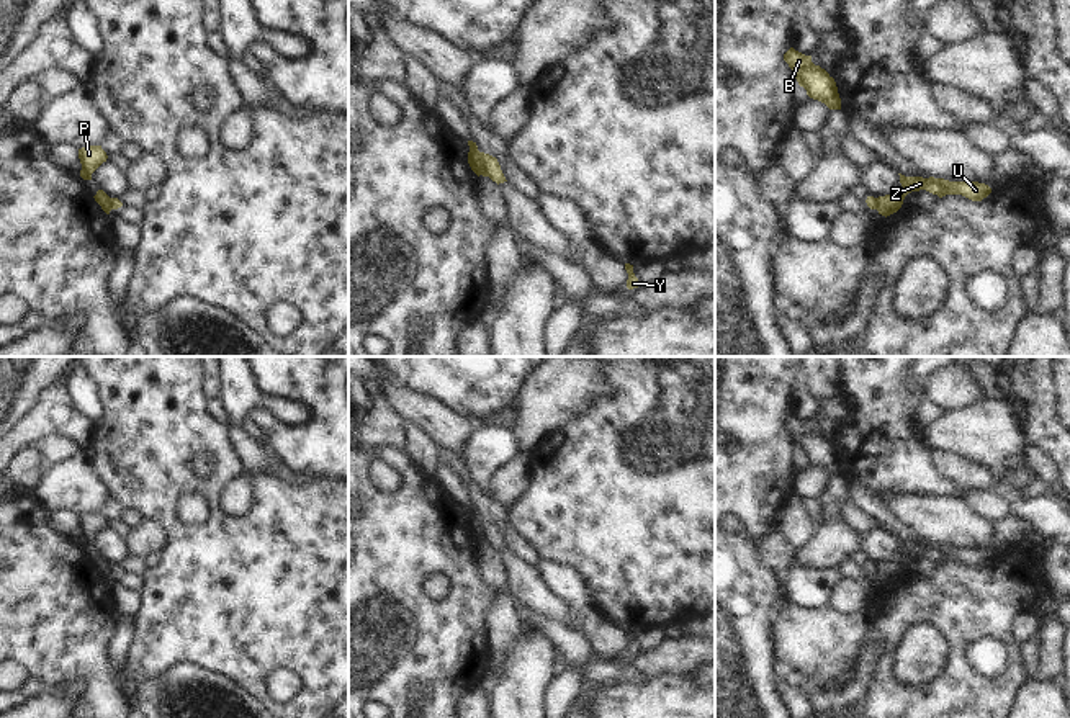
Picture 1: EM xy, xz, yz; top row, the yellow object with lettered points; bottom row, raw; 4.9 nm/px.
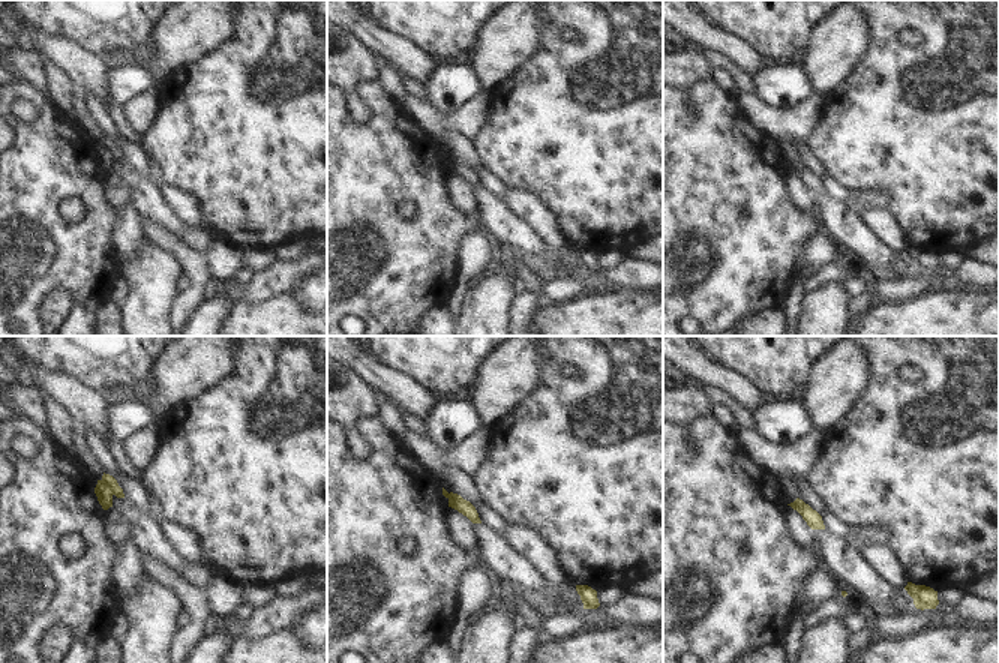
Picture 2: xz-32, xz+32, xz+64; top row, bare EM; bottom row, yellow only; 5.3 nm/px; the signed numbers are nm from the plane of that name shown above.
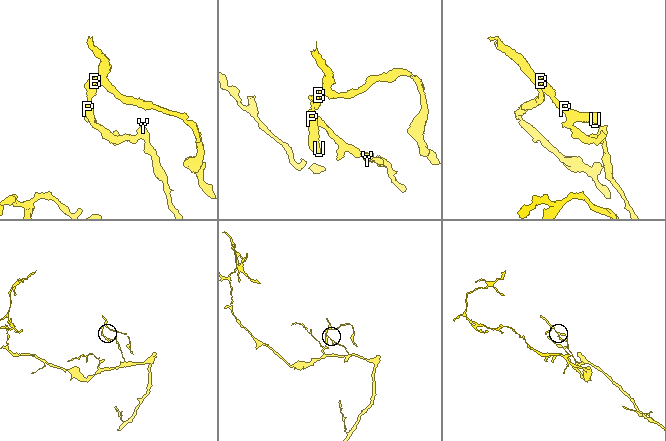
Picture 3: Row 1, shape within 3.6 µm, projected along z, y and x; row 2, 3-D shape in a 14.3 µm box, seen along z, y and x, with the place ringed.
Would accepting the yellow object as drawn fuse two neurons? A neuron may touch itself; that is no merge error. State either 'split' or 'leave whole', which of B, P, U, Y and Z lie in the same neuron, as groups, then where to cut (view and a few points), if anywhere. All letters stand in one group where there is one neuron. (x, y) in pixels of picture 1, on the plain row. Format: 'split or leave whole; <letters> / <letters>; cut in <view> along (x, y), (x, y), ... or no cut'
split; B P U Z / Y; cut in xz along (470, 516), (480, 525), (481, 540)

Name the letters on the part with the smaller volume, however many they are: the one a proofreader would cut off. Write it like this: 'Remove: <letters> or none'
Remove: B, P, U, Z

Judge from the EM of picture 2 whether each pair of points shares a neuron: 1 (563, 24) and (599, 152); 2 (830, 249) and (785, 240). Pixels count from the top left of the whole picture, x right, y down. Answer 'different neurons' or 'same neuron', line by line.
1: same neuron
2: different neurons

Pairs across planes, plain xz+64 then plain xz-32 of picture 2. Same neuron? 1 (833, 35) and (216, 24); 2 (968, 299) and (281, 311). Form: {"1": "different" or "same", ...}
{"1": "same", "2": "same"}

